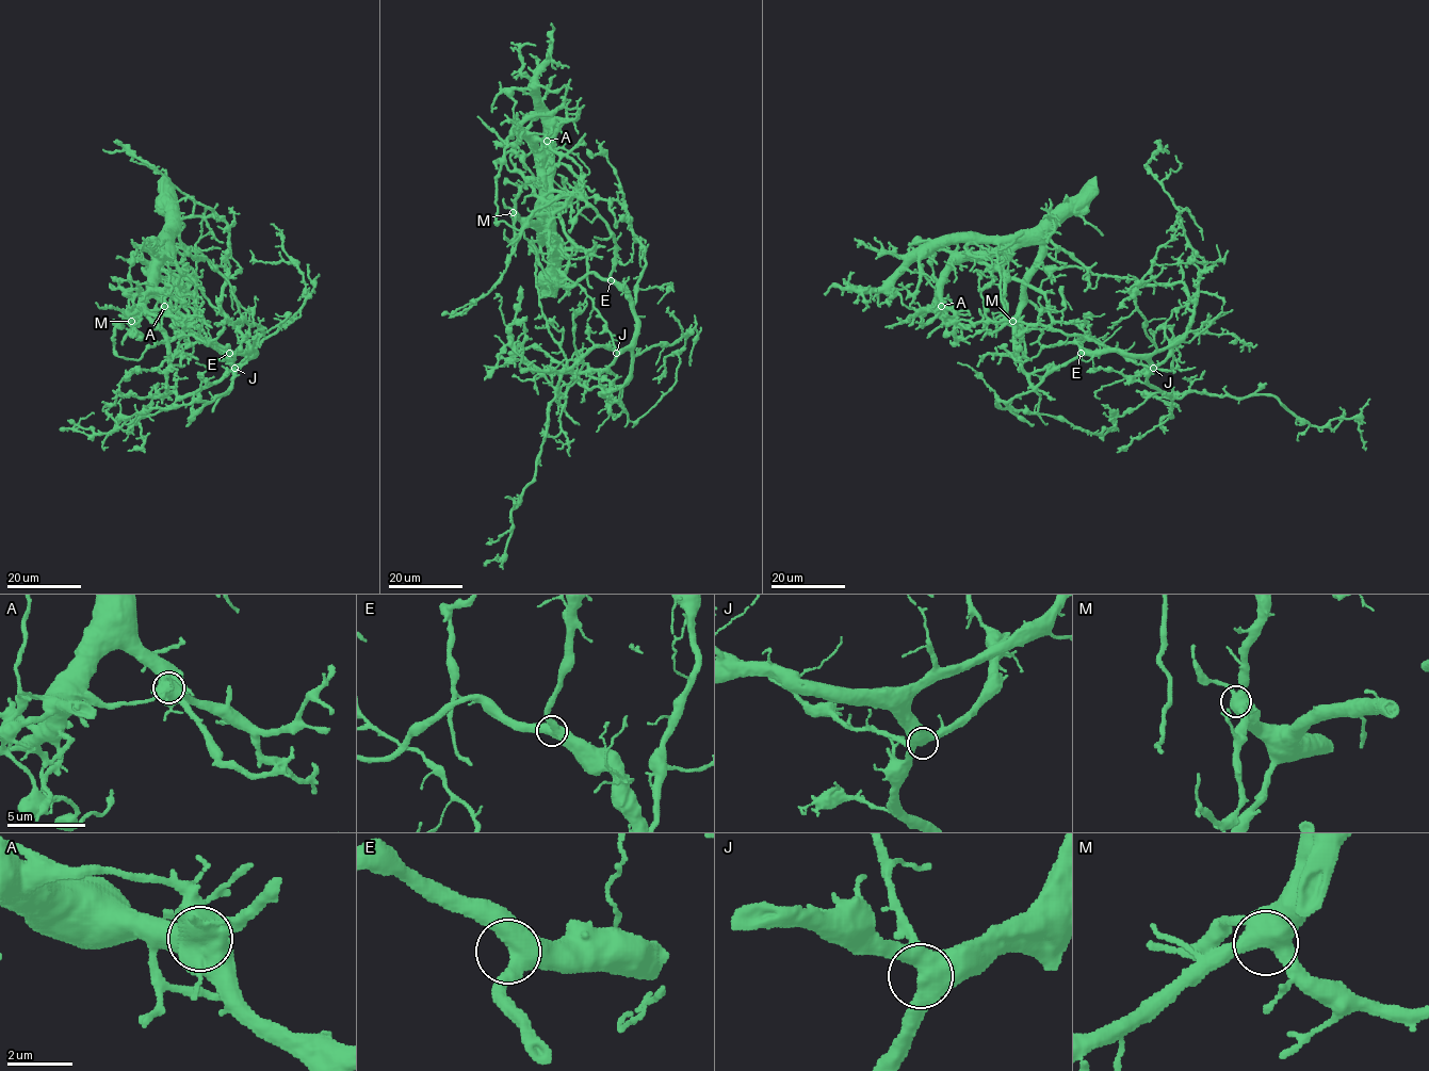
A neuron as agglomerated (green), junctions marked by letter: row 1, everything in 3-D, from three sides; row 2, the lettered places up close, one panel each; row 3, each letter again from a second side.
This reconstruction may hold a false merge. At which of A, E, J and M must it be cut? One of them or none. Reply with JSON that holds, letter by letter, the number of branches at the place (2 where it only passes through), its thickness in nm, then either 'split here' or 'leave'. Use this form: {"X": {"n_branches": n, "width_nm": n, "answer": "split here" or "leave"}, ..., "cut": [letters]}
{"A": {"n_branches": 7, "width_nm": 850, "answer": "split here"}, "E": {"n_branches": 3, "width_nm": 550, "answer": "leave"}, "J": {"n_branches": 4, "width_nm": 480, "answer": "leave"}, "M": {"n_branches": 4, "width_nm": 550, "answer": "leave"}, "cut": ["A"]}

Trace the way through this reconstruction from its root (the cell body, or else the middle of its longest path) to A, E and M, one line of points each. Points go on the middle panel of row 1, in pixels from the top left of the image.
A: (635, 296), (633, 304), (594, 273), (557, 286), (522, 231), (494, 223), (500, 160), (526, 133), (547, 141)
E: (635, 296), (633, 304), (630, 295), (611, 280)
M: (635, 296), (644, 250), (628, 211), (616, 200), (577, 195), (557, 208), (542, 203), (547, 240), (513, 212)

